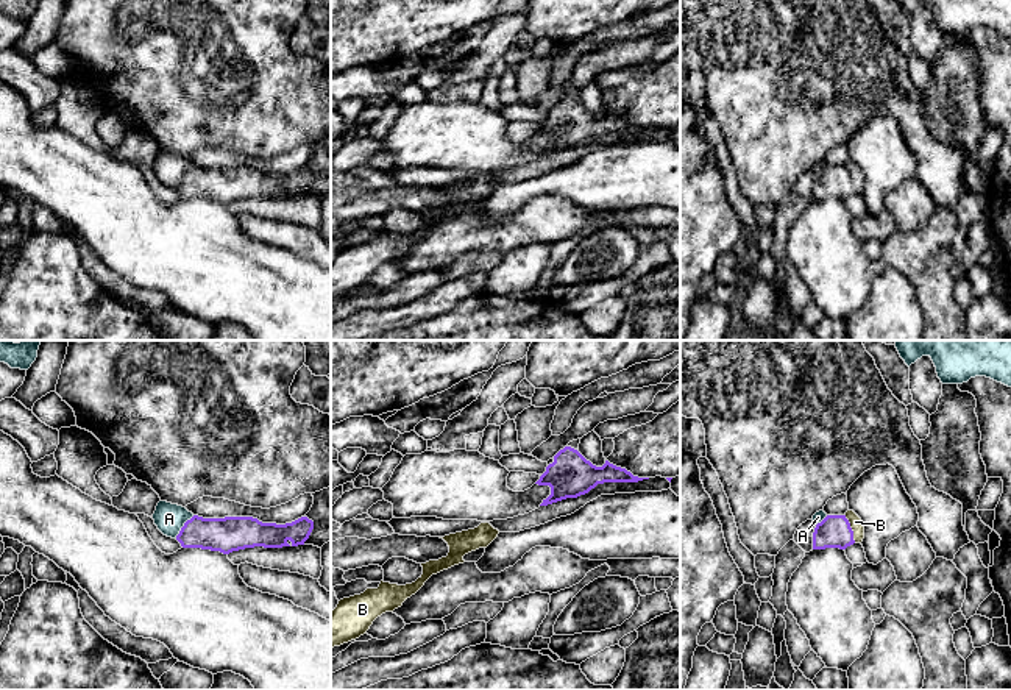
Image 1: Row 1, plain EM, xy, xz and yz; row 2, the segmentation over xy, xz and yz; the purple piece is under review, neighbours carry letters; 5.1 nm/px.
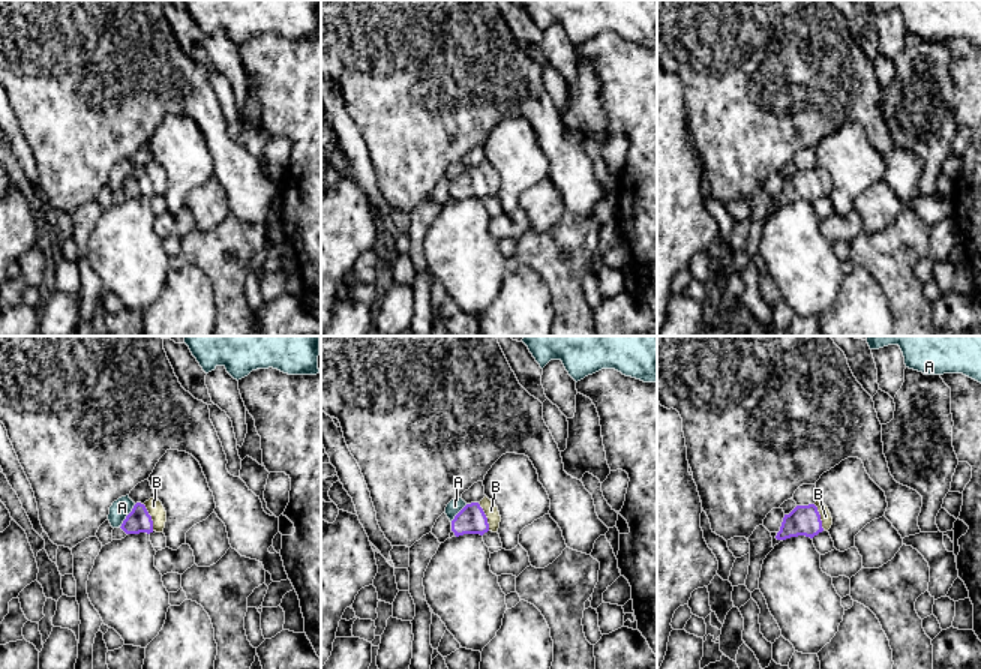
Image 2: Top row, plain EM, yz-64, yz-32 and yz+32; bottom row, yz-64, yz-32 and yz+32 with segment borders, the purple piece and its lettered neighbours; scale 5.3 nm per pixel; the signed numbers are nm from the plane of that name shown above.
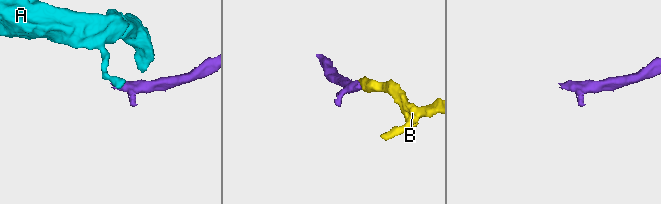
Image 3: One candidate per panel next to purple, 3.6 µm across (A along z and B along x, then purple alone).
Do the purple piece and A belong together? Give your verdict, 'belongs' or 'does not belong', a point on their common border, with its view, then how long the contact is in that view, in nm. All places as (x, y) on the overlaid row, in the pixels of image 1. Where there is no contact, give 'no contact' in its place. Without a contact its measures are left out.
does not belong; contact xy (183, 526); length 160 nm

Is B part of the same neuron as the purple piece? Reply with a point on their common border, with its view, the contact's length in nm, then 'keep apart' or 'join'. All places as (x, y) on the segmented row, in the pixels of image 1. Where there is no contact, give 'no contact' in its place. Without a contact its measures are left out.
yz (851, 528) | 160 nm | join

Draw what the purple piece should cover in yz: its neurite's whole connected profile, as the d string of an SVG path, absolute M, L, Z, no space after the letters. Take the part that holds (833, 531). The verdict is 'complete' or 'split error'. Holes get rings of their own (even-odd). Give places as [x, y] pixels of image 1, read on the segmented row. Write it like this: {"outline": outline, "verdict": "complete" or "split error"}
{"outline": "M847 510L844 515L827 515L816 525L813 532L813 550L839 548L846 550L864 539L864 525L861 518Z", "verdict": "split error"}

